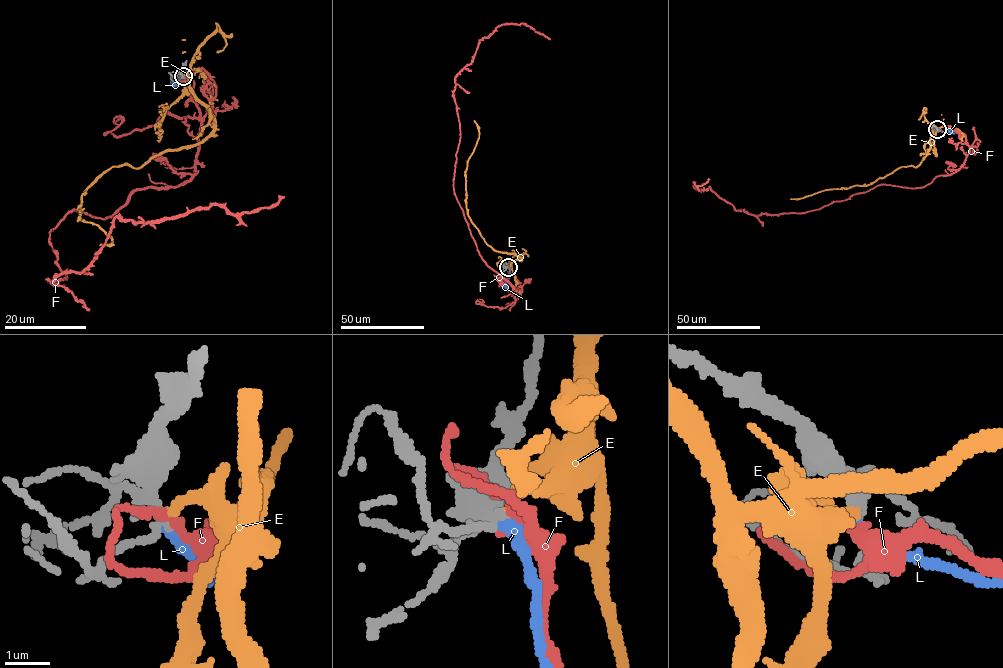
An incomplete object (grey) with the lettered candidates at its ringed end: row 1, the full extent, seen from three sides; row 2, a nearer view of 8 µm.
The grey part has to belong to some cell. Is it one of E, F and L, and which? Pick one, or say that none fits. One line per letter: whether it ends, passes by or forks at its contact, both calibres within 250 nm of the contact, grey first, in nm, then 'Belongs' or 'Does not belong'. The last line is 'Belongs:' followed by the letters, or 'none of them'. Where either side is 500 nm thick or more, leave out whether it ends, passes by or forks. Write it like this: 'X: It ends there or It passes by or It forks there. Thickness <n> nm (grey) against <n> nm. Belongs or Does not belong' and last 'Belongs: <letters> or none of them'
E: It ends there. Thickness 240 nm (grey) against 240 nm. Does not belong
F: It passes by. Thickness 170 nm (grey) against 240 nm. Does not belong
L: It ends there. Thickness 190 nm (grey) against 240 nm. Belongs
Belongs: L

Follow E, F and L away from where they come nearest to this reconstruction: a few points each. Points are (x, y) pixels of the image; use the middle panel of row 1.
E: (508, 267), (513, 260), (521, 259), (512, 253), (495, 251), (467, 213), (466, 162), (479, 137), (474, 120)
F: (508, 267), (520, 283), (516, 299), (479, 253), (454, 191), (455, 77), (503, 24), (523, 23), (550, 39)
L: (508, 267), (510, 276), (503, 284), (508, 285)

